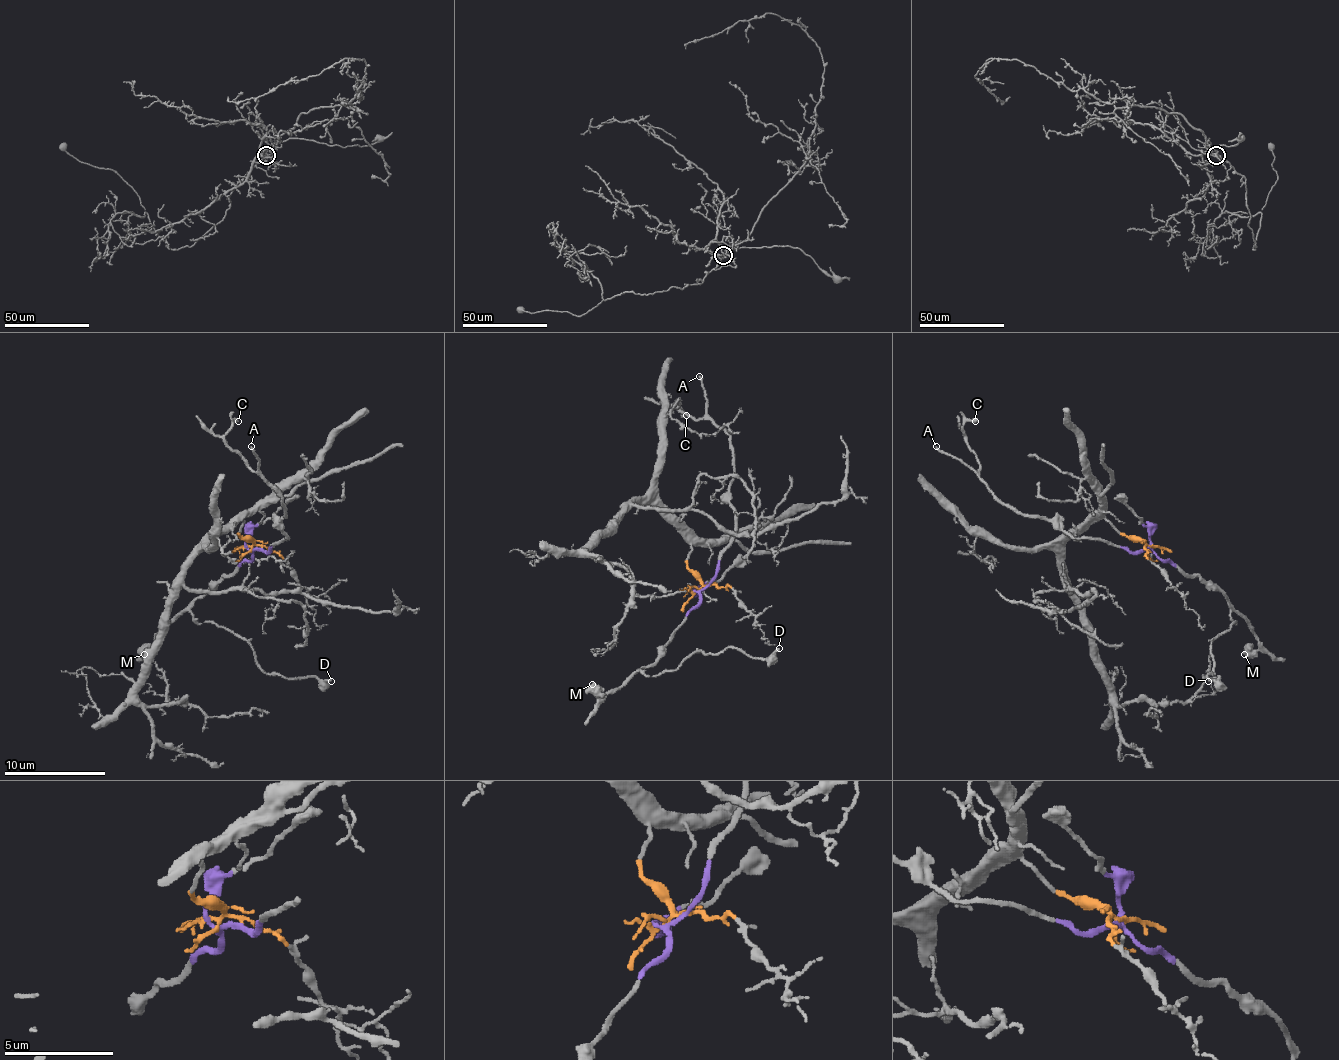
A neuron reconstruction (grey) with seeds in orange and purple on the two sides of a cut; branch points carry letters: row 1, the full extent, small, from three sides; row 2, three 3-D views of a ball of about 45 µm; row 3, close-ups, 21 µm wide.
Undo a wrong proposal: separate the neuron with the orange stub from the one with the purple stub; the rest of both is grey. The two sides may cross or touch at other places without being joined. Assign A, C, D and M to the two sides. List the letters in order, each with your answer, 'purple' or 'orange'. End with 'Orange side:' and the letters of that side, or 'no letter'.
A: purple
C: purple
D: purple
M: purple
Orange side: no letter

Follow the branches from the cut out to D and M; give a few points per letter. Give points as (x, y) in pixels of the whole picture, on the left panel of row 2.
D: (254, 547), (251, 558), (200, 596), (190, 614), (200, 624), (226, 626), (249, 644), (269, 675), (330, 680)
M: (254, 547), (251, 558), (193, 601), (144, 654)

